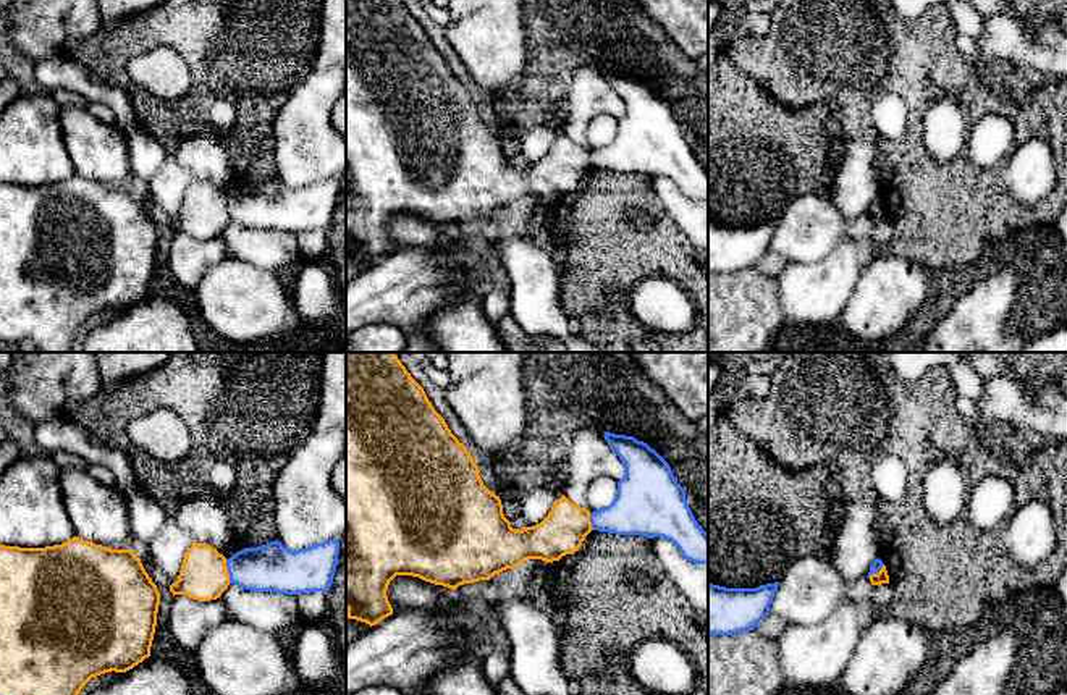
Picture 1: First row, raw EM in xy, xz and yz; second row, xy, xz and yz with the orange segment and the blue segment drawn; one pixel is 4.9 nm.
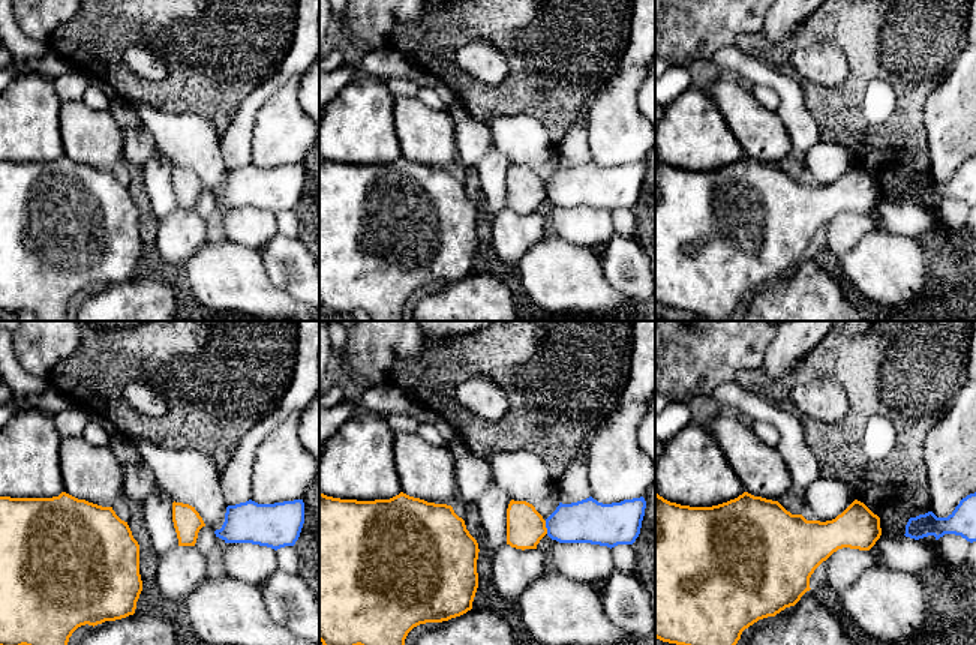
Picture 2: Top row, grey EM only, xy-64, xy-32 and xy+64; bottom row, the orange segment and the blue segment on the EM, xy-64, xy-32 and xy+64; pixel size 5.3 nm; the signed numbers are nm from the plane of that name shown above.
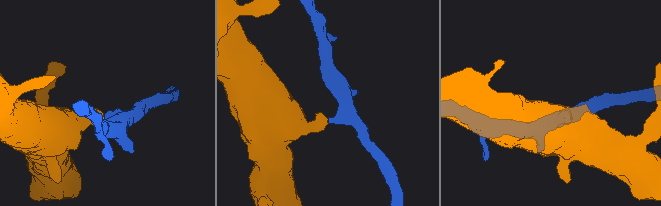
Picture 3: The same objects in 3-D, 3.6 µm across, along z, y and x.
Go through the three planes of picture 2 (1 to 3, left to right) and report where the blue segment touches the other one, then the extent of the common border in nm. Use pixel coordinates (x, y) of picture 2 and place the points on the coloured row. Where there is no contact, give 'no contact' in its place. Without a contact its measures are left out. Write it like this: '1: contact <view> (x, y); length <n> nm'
1: no contact
2: contact xy-32 (544, 527); length 70 nm
3: no contact

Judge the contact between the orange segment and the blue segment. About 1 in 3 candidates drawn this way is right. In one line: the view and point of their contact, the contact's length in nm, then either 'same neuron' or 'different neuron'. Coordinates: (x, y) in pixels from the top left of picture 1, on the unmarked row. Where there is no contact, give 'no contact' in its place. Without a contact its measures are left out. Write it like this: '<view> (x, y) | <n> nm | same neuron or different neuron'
xy (227, 209) | 120 nm | different neuron

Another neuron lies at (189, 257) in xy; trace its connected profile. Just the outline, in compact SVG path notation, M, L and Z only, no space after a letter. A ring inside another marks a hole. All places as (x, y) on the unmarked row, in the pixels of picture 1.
M175 233L167 263L178 284L192 291L204 273L226 255L228 247L221 236L199 239Z

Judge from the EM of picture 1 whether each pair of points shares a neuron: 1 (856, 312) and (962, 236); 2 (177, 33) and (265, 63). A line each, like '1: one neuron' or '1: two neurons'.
1: two neurons
2: one neuron

